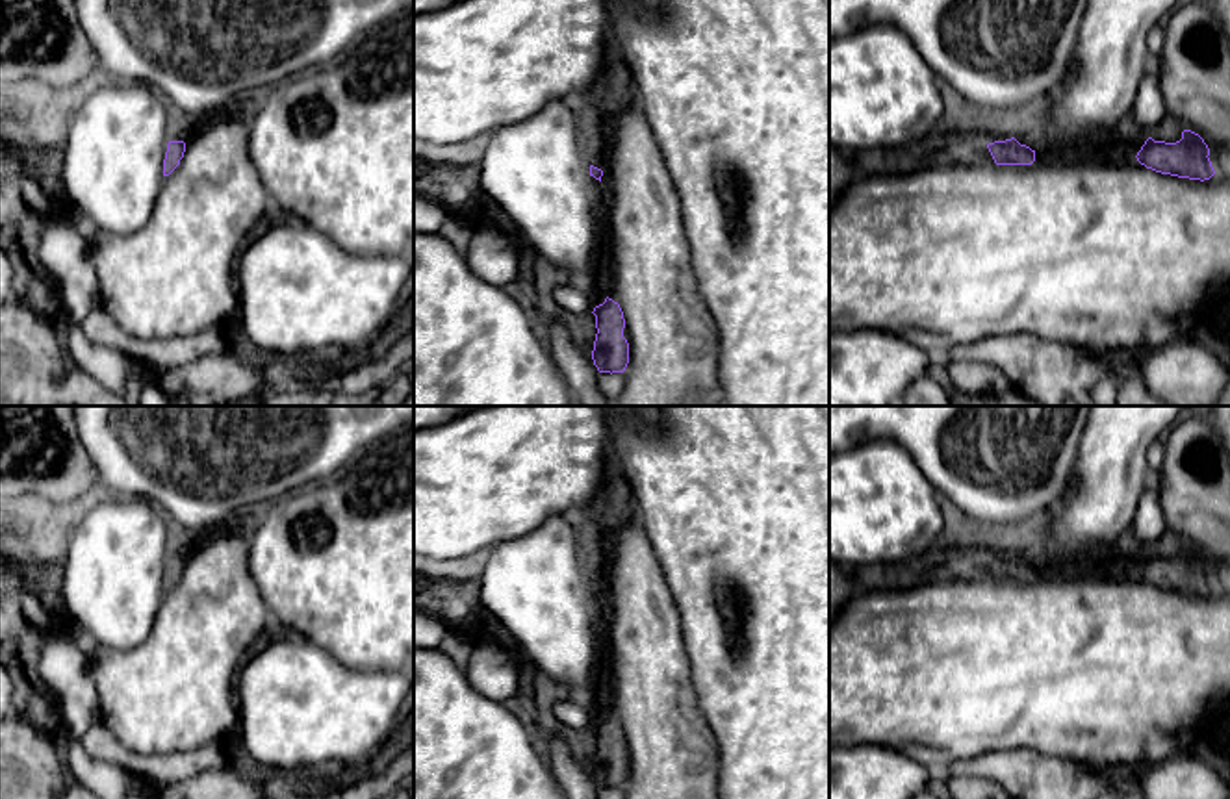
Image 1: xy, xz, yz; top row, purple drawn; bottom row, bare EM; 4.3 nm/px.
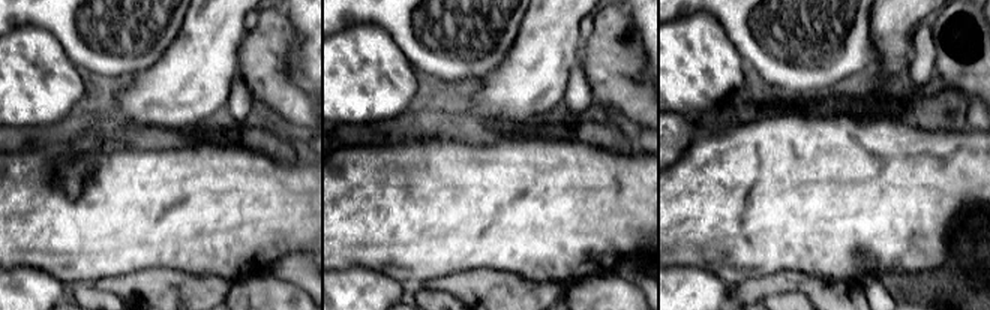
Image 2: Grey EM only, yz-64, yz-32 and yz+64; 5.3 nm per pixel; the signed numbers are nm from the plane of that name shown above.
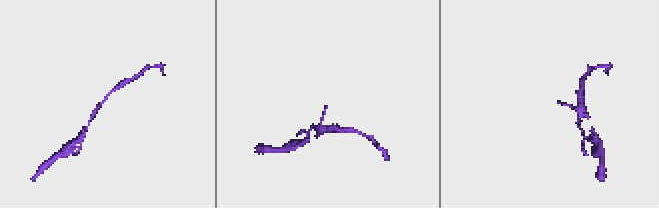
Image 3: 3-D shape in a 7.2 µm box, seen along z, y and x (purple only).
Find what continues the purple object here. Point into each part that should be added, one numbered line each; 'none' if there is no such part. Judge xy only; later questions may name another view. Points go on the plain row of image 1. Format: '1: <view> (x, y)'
1: xy (180, 542)

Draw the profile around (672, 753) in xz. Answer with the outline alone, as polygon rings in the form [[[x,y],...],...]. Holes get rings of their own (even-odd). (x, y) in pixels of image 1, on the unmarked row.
[[[627,497],[623,523],[605,556],[601,610],[605,658],[612,664],[605,703],[623,727],[629,758],[625,799],[720,799],[718,745],[698,708],[679,612],[636,506]]]

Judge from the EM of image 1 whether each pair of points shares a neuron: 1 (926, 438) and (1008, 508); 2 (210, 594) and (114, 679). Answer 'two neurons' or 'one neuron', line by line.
1: one neuron
2: one neuron

